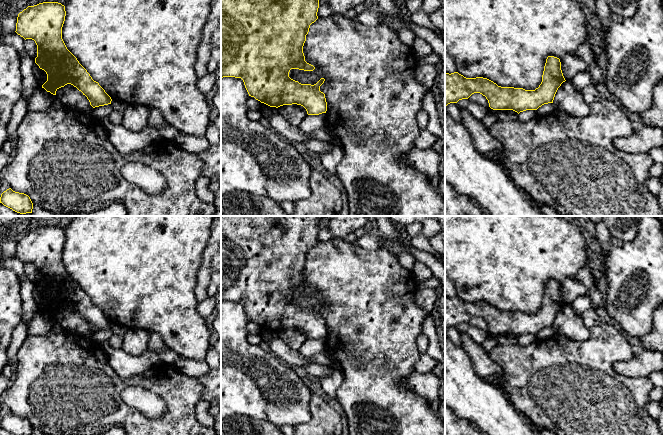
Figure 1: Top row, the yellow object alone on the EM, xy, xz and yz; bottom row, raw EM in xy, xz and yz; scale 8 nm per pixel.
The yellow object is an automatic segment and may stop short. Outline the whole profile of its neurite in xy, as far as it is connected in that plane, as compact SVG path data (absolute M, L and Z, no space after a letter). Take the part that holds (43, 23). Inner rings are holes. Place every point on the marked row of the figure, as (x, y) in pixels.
M43 2L28 6L18 14L16 33L26 39L32 39L37 45L35 63L47 74L47 81L42 85L47 92L56 95L56 91L71 84L87 97L90 105L95 108L111 104L111 97L94 81L77 58L67 49L62 39L62 27L65 21L65 6L58 2Z

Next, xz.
M221 0L221 78L235 77L241 78L244 82L245 88L249 96L264 103L270 107L280 107L283 105L297 104L303 106L308 115L319 115L326 113L327 102L325 94L320 91L320 86L325 79L321 78L316 84L301 84L289 77L291 69L299 69L304 71L313 71L315 67L305 61L303 53L303 46L306 41L306 35L309 32L310 25L317 19L317 12L319 8L319 0Z

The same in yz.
M554 56L547 57L542 82L535 90L501 87L487 78L466 78L458 72L445 72L445 107L480 93L486 97L491 109L513 110L519 114L553 103L558 88L565 81L560 59Z

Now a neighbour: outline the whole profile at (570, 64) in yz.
M565 55L560 62L565 80L572 80L578 72L589 71L588 64L575 55Z

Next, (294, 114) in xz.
M297 104L278 107L279 113L293 126L297 127L308 115L306 109Z

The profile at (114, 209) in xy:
M111 203L84 216L127 216L127 210L121 203Z

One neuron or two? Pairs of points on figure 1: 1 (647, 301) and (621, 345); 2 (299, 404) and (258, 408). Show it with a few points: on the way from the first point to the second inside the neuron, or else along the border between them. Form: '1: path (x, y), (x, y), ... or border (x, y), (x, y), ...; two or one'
1: border (619, 328), (628, 337); two
2: path (289, 404), (268, 404); one

